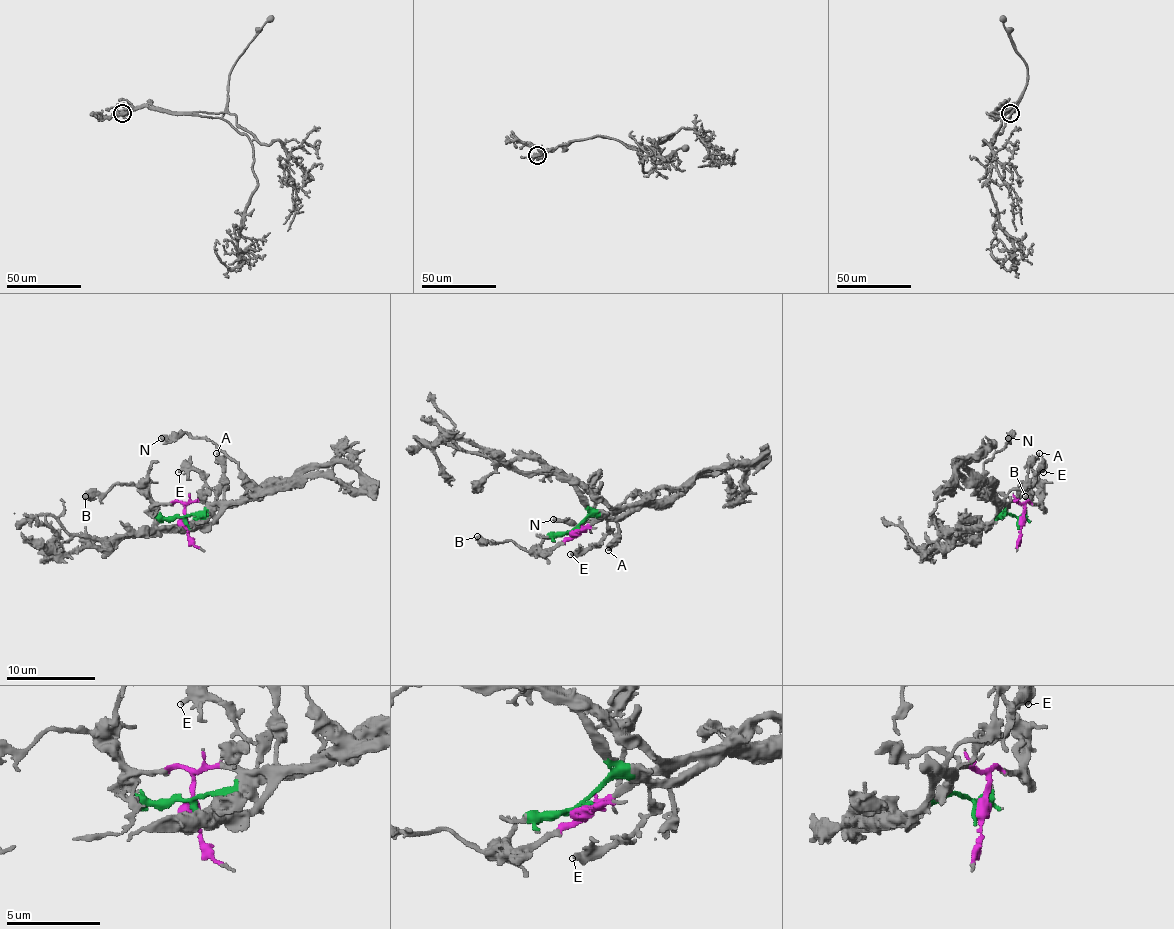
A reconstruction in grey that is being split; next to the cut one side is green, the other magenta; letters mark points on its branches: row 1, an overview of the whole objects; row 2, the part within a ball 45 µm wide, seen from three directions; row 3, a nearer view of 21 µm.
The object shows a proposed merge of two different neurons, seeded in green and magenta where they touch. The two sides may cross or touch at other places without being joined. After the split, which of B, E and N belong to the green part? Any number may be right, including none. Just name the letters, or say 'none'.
E, N

